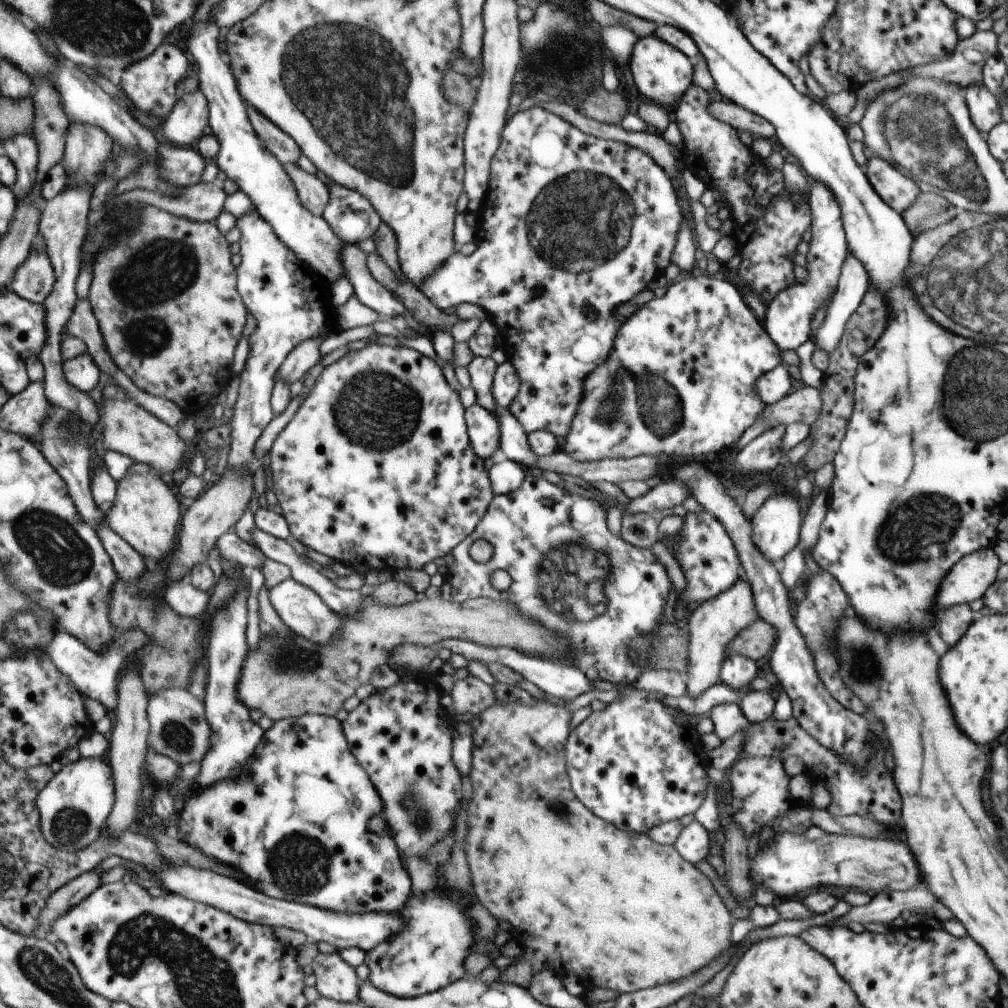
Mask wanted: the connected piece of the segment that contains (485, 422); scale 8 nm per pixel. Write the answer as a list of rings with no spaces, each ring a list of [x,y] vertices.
[[[474,403],[465,408],[465,421],[468,424],[468,441],[482,460],[494,456],[498,458],[499,430],[497,420],[486,409]]]

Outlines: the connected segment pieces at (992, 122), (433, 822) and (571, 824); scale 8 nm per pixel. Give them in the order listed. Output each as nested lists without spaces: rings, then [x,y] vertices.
[[[972,85],[964,90],[972,124],[985,137],[998,123],[1001,123],[1000,108],[995,98],[981,85]]]
[[[413,678],[399,679],[393,686],[374,691],[361,700],[342,722],[353,756],[361,760],[361,768],[365,773],[369,772],[369,780],[373,780],[373,788],[379,792],[384,804],[381,817],[395,838],[402,865],[407,856],[427,854],[429,848],[434,848],[450,834],[454,813],[461,799],[461,776],[451,760],[451,732],[445,724],[445,716],[437,712],[441,712],[437,690],[425,690],[423,684],[413,682]]]
[[[545,694],[545,700],[533,699],[533,704],[522,704],[515,700],[505,701],[503,704],[495,702],[493,706],[483,710],[481,714],[473,715],[473,718],[466,722],[473,730],[471,734],[471,772],[468,775],[471,780],[471,788],[473,788],[473,796],[469,800],[467,814],[465,814],[465,824],[467,824],[465,858],[469,866],[473,893],[489,914],[492,914],[497,921],[505,921],[510,924],[513,936],[521,935],[525,944],[521,956],[515,959],[511,966],[500,972],[498,980],[527,989],[537,972],[544,969],[552,972],[561,968],[562,972],[570,970],[575,973],[585,991],[593,987],[601,987],[611,988],[613,992],[629,993],[675,983],[677,980],[696,975],[697,971],[703,971],[713,960],[719,959],[724,952],[729,950],[727,948],[731,944],[729,942],[729,930],[731,930],[729,912],[717,898],[709,880],[703,874],[699,874],[695,866],[685,861],[676,852],[673,845],[655,844],[645,833],[616,828],[615,825],[600,820],[575,798],[569,786],[564,764],[564,745],[570,730],[571,714],[572,712],[565,708],[563,700],[557,700]]]

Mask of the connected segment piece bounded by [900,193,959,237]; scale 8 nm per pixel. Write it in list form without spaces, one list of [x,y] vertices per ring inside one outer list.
[[[922,193],[900,216],[908,231],[915,237],[951,221],[958,212],[959,209],[949,204],[943,196]]]

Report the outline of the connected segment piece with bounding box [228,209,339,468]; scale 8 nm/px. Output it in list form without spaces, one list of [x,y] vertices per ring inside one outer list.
[[[256,209],[241,216],[237,228],[241,232],[239,254],[242,257],[237,270],[237,288],[249,315],[255,318],[256,330],[248,337],[250,349],[239,373],[240,387],[229,423],[232,443],[228,468],[255,465],[255,444],[276,417],[272,395],[276,374],[285,360],[307,340],[329,336],[339,326],[338,308],[331,302],[333,282],[329,282],[329,278],[288,248]]]

